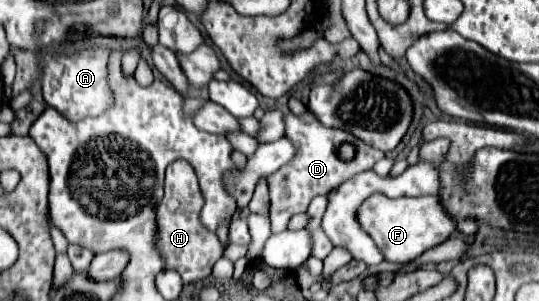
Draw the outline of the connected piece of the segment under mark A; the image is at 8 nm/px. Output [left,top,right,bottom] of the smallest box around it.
[43,48,111,120]

